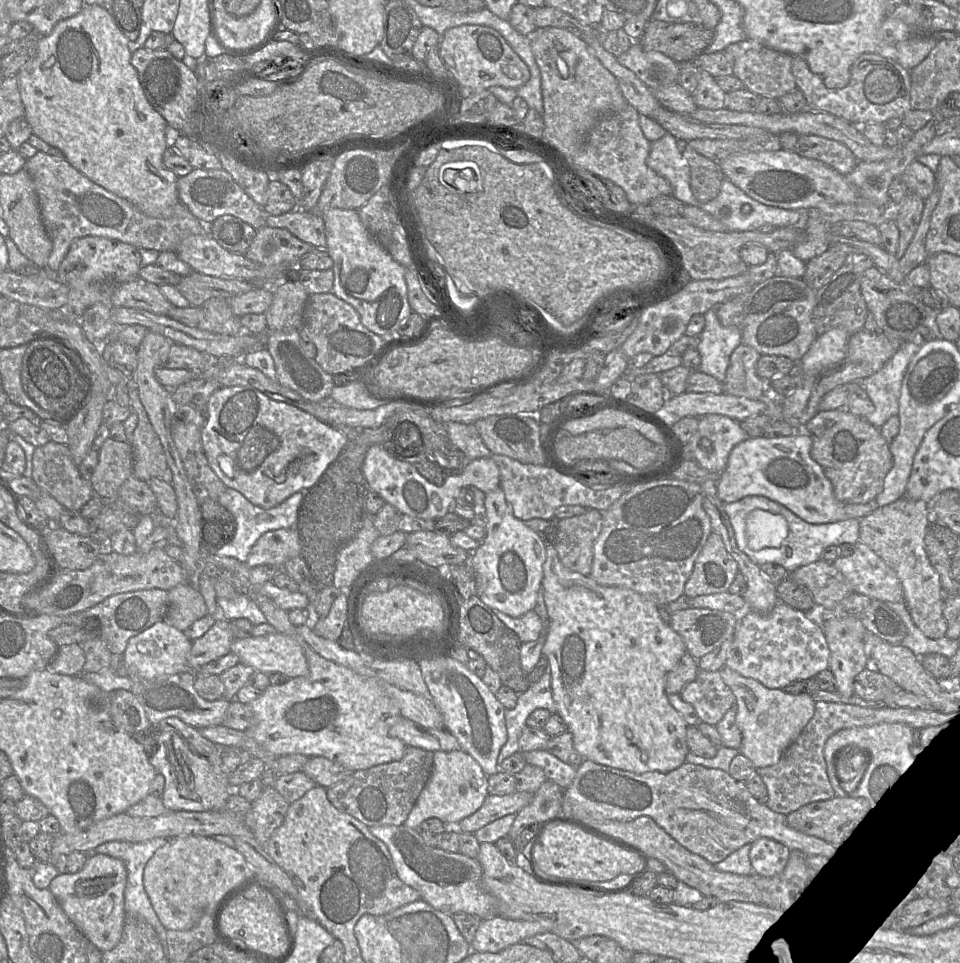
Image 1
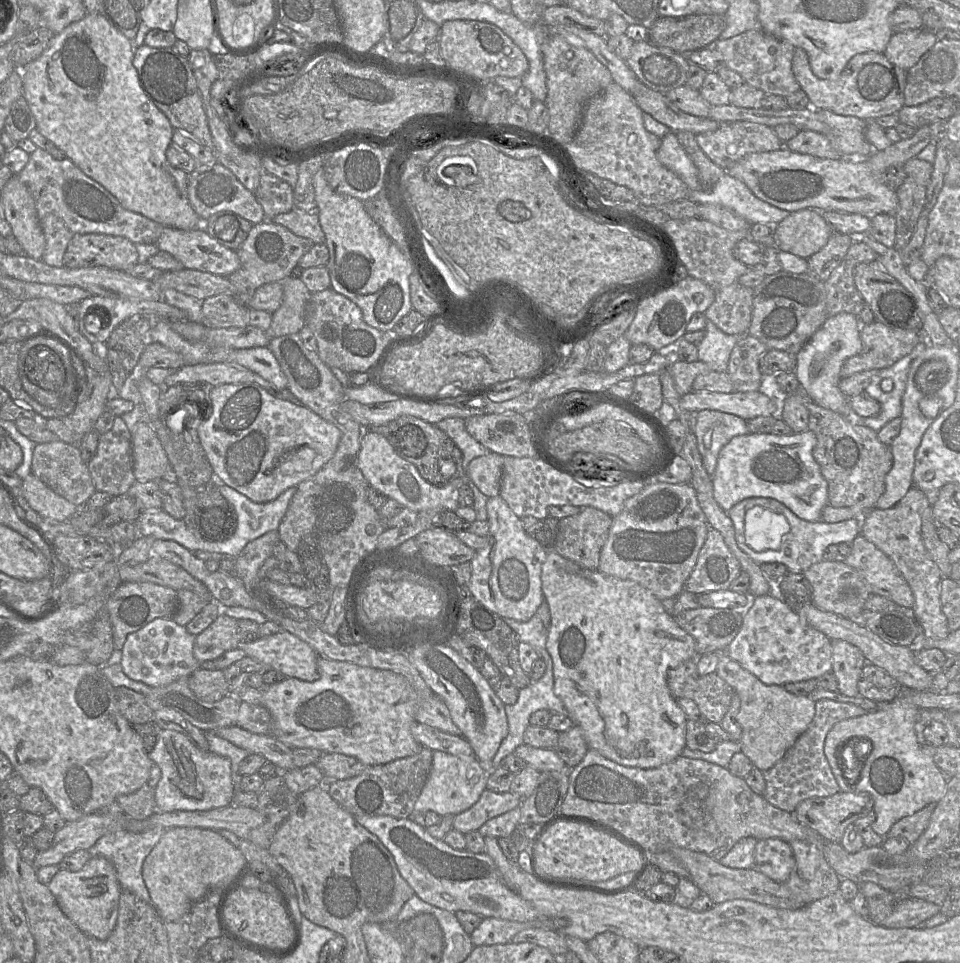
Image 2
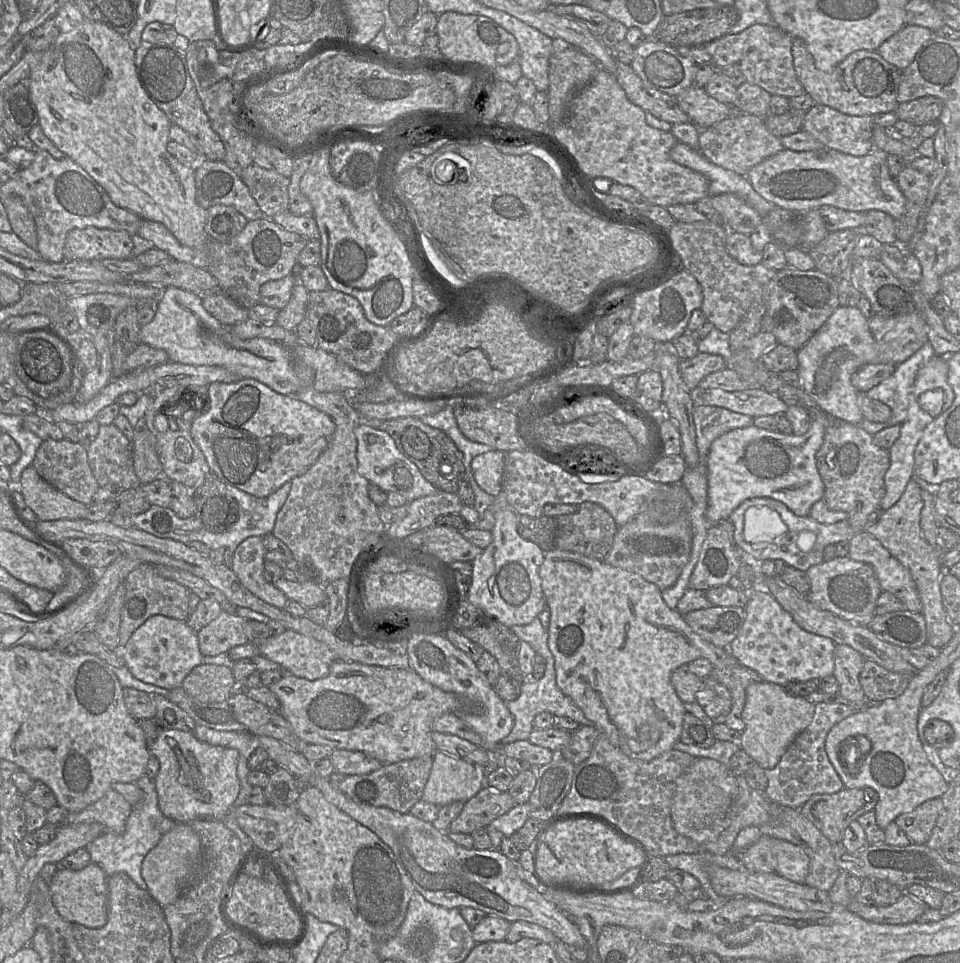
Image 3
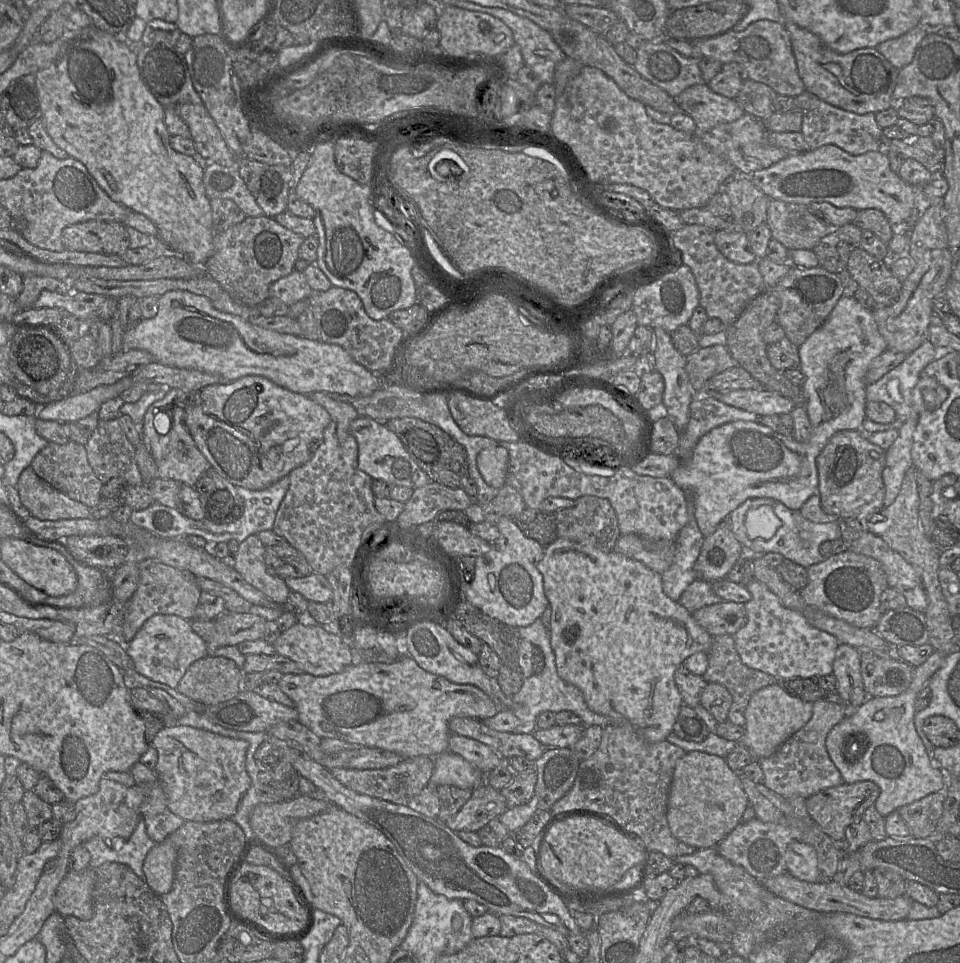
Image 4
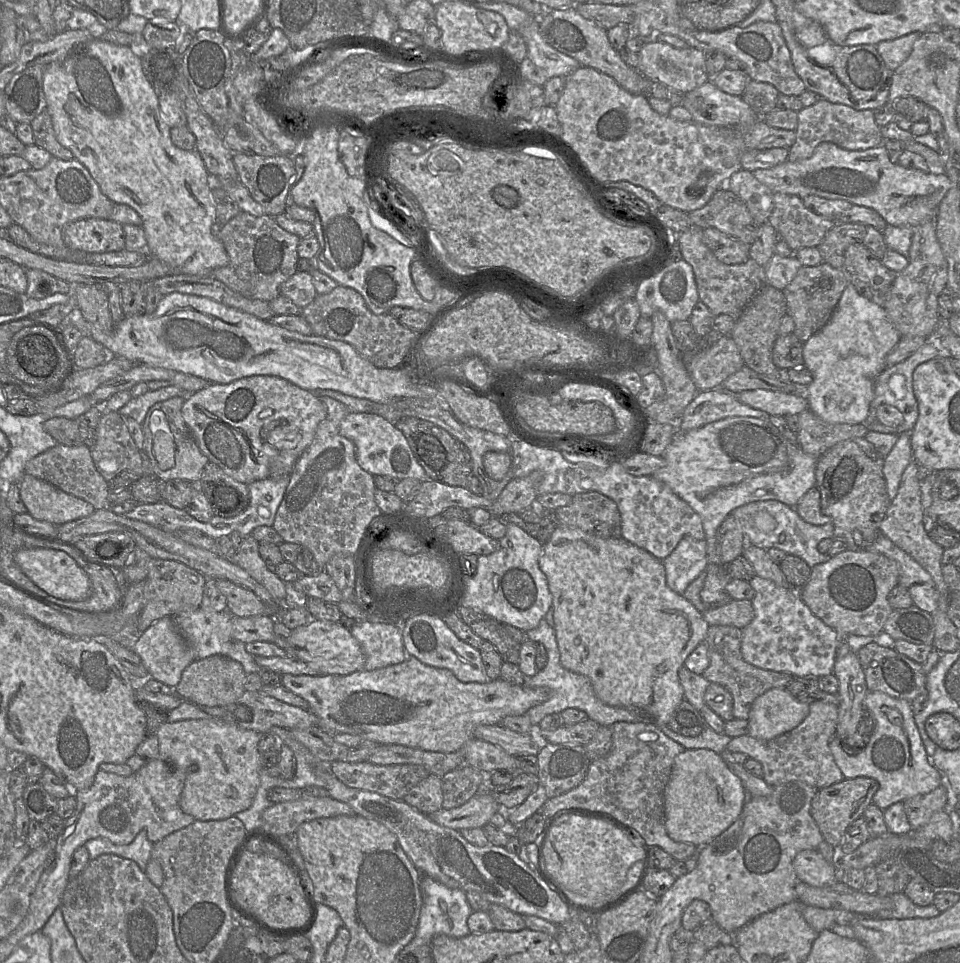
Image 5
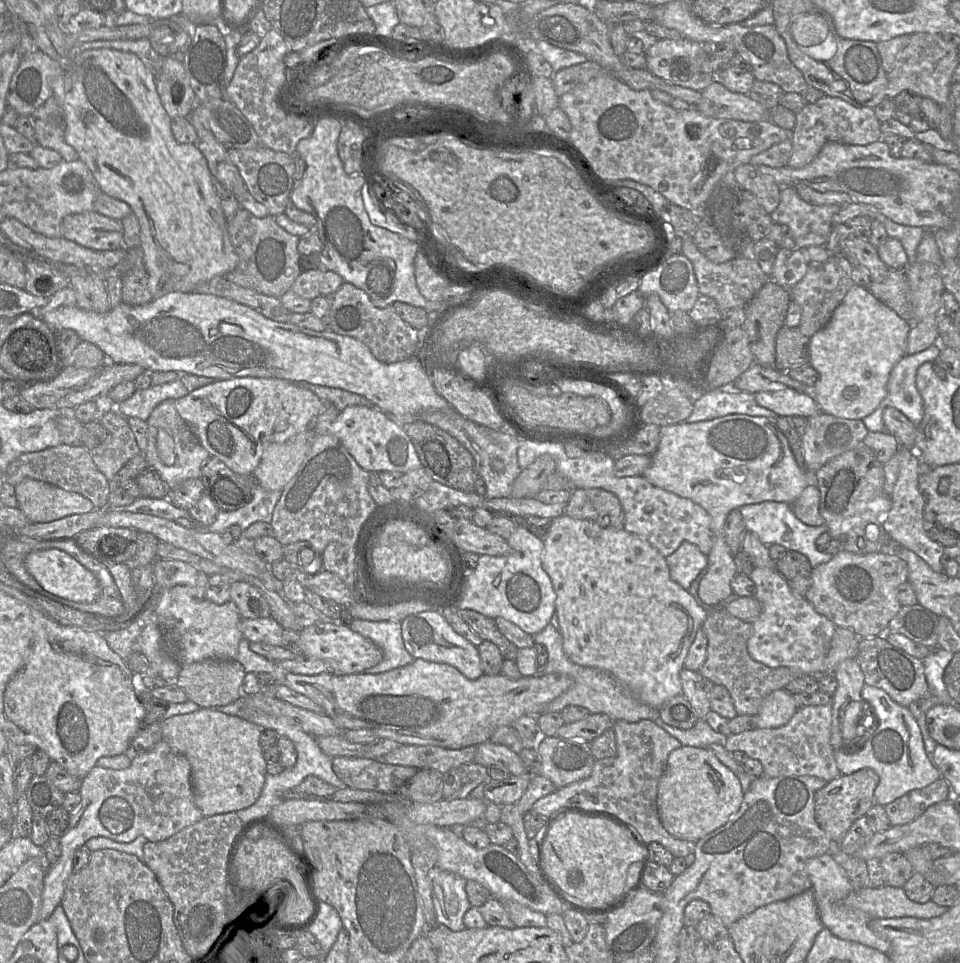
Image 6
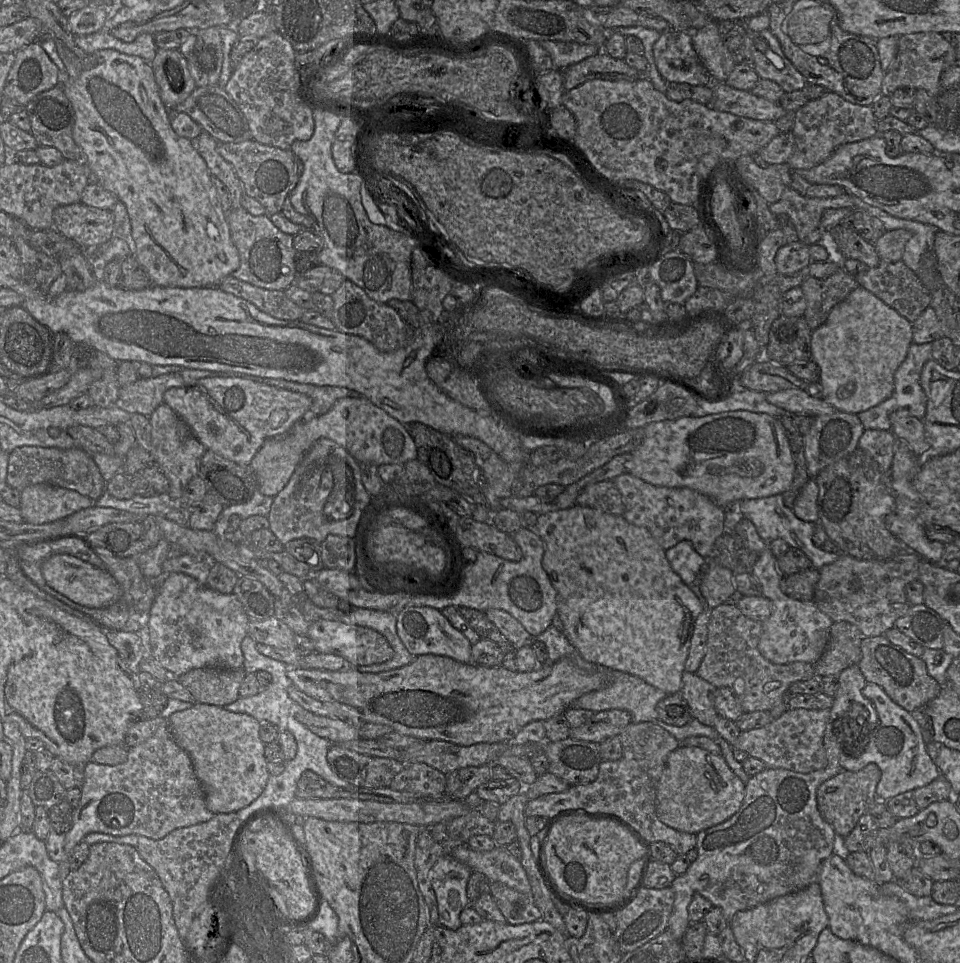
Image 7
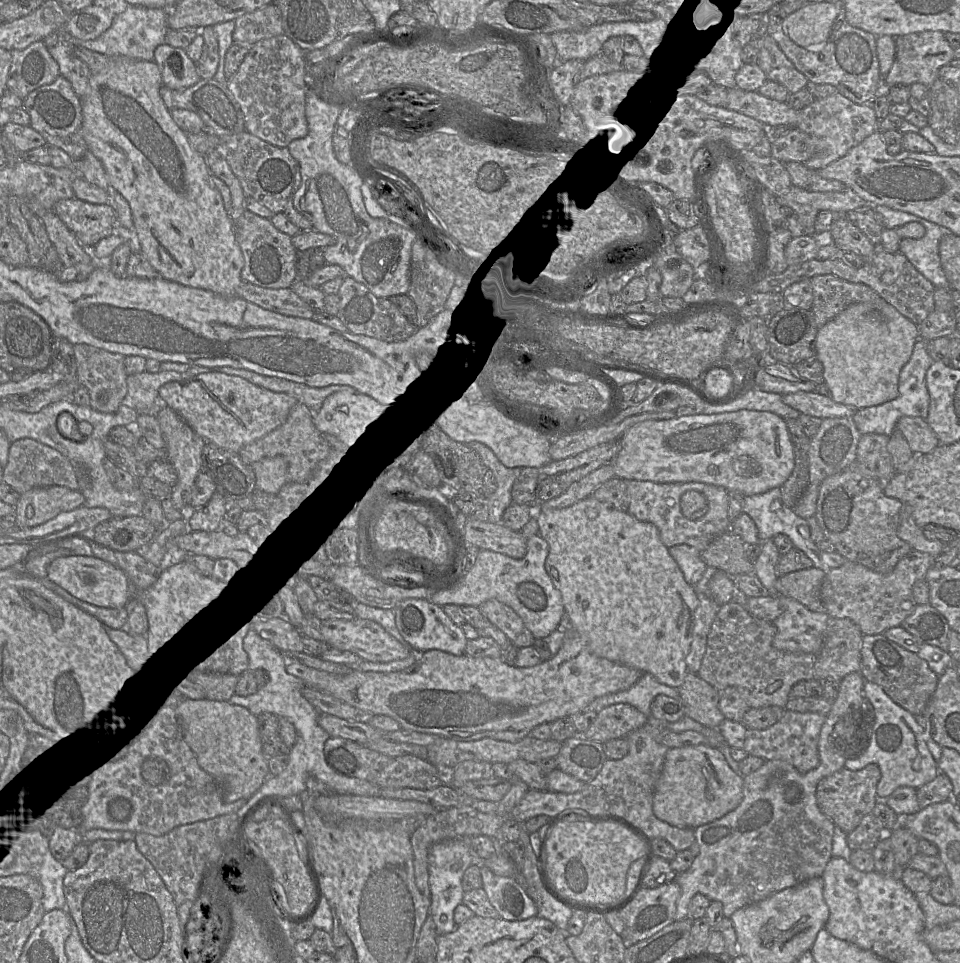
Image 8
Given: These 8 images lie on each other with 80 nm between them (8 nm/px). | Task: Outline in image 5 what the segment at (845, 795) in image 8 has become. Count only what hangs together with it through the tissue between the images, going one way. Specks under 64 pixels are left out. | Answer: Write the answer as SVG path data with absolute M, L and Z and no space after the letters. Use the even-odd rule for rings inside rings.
M868 777L843 779L829 787L819 789L812 799L810 813L818 826L823 839L838 848L848 826L863 816L865 809L872 804L872 798L879 788L879 783Z

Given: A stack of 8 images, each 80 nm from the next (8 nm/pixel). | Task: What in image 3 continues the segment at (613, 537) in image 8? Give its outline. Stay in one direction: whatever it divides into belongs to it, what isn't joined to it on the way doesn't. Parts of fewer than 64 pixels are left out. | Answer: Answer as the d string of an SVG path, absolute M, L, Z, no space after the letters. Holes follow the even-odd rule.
M554 548L545 552L539 575L551 612L548 646L555 659L556 683L560 690L572 699L600 733L607 736L612 745L628 757L650 761L673 749L680 739L686 713L685 704L671 683L673 671L697 658L706 658L718 668L733 666L739 661L728 649L717 647L695 633L676 608L666 605L658 586L636 573Z

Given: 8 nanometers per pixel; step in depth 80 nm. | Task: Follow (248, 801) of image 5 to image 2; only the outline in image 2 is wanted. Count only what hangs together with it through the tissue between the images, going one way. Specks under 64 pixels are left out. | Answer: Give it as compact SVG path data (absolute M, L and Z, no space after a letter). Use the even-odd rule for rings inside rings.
M174 730L160 731L149 757L162 773L154 790L158 812L205 811L231 804L235 786L228 758L198 748L187 736Z

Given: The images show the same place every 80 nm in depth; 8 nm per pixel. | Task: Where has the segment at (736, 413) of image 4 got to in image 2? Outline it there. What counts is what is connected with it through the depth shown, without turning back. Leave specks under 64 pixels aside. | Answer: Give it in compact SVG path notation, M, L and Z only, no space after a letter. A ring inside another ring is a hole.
M716 410L694 413L694 433L703 465L711 476L721 449L735 436L751 433L747 422L739 416Z

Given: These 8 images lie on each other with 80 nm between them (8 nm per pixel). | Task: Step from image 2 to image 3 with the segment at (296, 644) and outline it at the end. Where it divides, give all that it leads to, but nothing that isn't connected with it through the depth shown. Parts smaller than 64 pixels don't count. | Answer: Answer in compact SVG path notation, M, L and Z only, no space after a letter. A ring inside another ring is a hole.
M291 629L257 645L260 655L279 664L286 673L308 680L328 676L330 665L336 660L326 644Z

